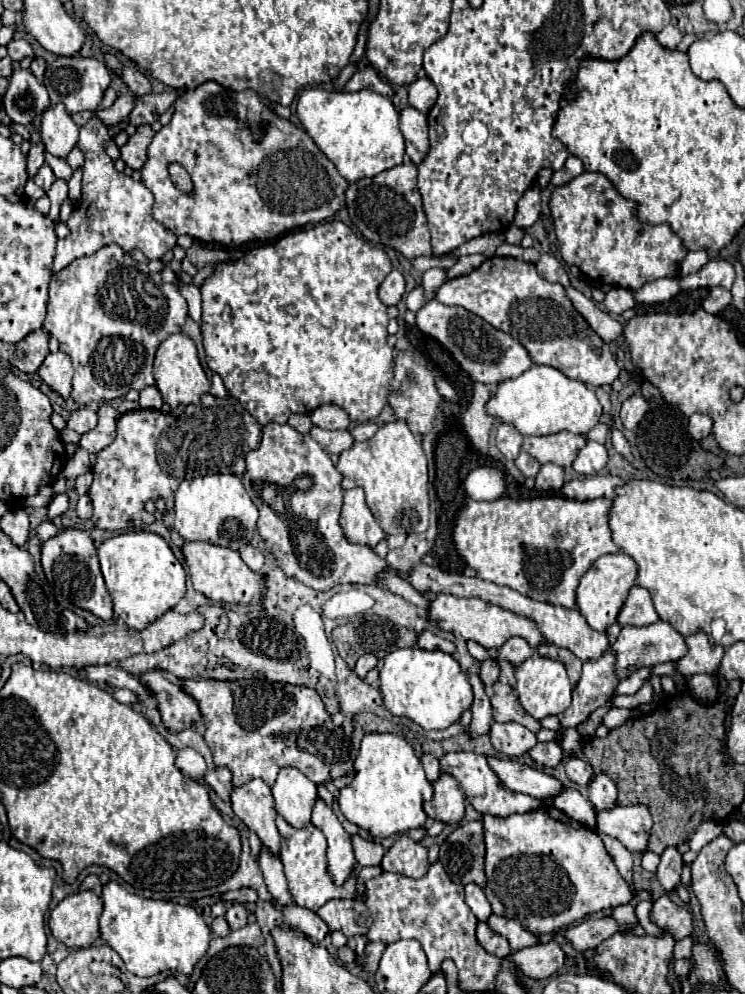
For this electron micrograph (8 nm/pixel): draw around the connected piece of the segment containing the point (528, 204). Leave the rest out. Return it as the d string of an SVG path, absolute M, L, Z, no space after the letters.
M534 184L530 190L524 192L524 196L518 202L518 210L516 216L512 220L512 226L518 228L530 228L540 214L540 188L538 184Z

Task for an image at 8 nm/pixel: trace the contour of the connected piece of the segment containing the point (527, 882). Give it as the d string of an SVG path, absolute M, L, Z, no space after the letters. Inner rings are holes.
M542 806L534 812L512 814L508 818L486 814L482 822L486 840L484 868L488 878L484 892L494 914L518 920L526 930L534 934L548 934L566 928L588 914L608 912L632 900L632 892L626 880L620 876L610 854L606 852L600 836L594 830L578 824L576 820L570 820L570 816L566 816L564 812L558 812L558 808Z

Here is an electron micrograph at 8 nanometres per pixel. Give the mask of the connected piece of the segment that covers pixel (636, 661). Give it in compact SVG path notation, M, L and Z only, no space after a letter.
M658 620L656 624L650 624L650 626L624 626L620 630L618 640L612 644L612 650L616 654L614 670L616 670L618 680L626 680L630 674L638 672L640 668L650 668L660 662L674 662L688 652L682 634L676 632L670 624L666 624L662 620Z

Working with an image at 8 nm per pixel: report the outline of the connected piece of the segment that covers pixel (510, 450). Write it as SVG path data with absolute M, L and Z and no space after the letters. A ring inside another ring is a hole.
M500 422L496 430L496 446L508 460L516 460L522 446L522 434L512 424Z

